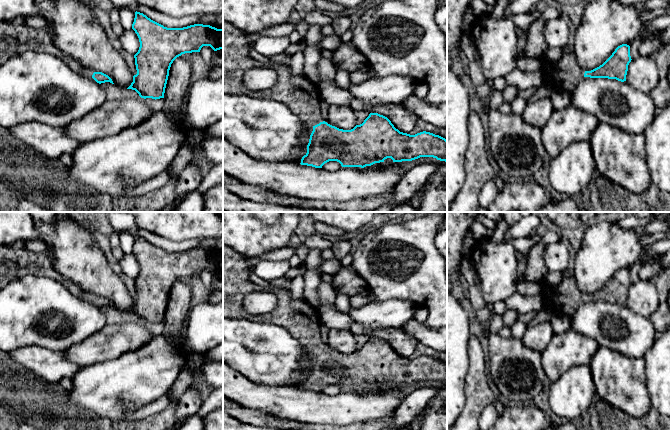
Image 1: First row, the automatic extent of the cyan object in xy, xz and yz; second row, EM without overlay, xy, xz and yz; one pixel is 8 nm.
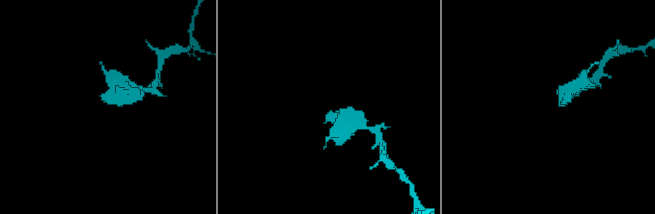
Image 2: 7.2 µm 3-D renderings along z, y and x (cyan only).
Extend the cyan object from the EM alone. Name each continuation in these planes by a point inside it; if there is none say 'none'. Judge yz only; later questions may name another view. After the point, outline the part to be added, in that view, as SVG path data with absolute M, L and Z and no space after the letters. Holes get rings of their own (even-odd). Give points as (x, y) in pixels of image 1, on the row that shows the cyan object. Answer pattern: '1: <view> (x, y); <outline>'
1: yz (564, 75); M567 47L562 48L562 56L558 62L551 62L546 57L539 58L542 61L542 74L552 91L560 90L572 93L585 71L577 62L575 53L571 53Z

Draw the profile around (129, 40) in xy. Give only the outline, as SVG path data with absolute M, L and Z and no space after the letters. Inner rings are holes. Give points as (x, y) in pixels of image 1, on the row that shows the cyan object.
M133 29L126 30L118 38L122 48L129 54L135 55L140 47L140 42L137 34Z

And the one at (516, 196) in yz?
M504 178L504 187L490 205L489 212L538 212L538 210L555 200L542 186L533 180L524 182Z

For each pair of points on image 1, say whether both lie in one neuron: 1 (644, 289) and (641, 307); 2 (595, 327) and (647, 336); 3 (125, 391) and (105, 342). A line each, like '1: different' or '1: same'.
1: same
2: same
3: different

